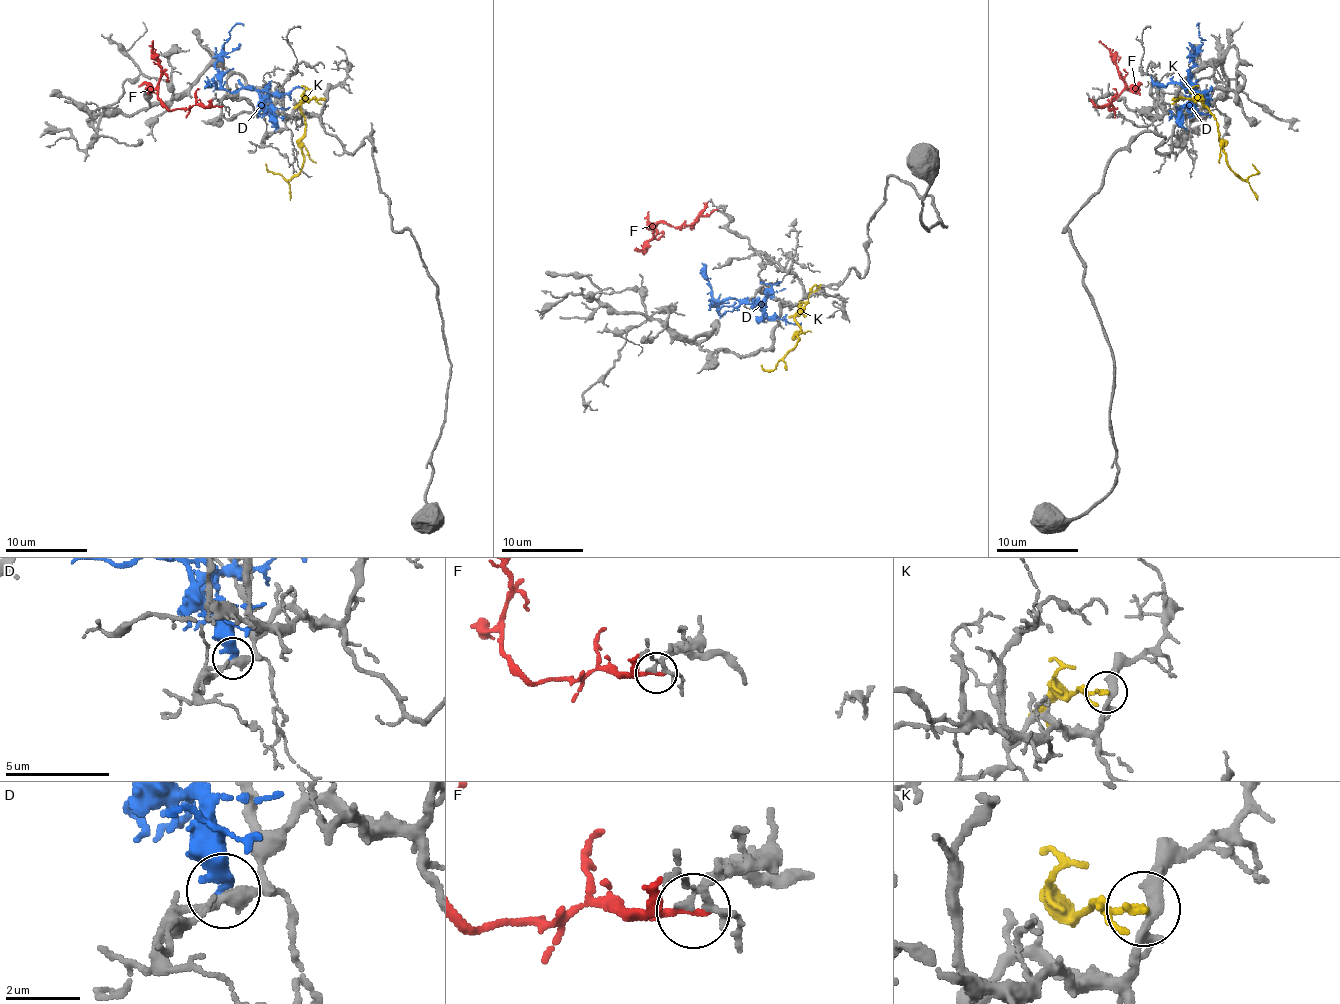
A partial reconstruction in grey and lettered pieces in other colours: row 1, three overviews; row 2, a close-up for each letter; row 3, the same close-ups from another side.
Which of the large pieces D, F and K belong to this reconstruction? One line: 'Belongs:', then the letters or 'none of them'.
Belongs: F

